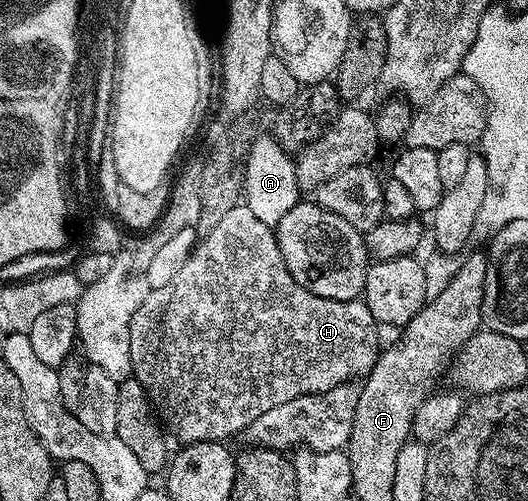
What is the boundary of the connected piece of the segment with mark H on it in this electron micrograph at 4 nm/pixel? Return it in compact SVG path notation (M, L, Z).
M242 203L233 206L231 211L227 211L227 215L223 215L223 219L219 219L216 227L211 227L209 233L204 234L193 246L193 254L187 259L187 263L183 263L183 268L176 273L171 279L171 283L167 283L167 287L159 287L158 289L149 289L145 297L138 304L138 309L131 319L131 367L133 368L132 376L144 387L148 394L149 400L155 410L156 416L159 418L160 424L164 426L170 434L181 440L185 445L194 445L195 443L203 443L204 441L228 442L228 437L240 434L251 423L251 419L259 419L259 415L263 415L263 411L271 411L271 407L279 407L279 403L287 403L291 399L301 396L302 393L326 393L331 387L343 385L346 383L356 382L358 379L364 379L365 376L373 370L373 364L379 359L379 344L377 345L377 332L379 326L375 318L371 315L371 311L365 306L364 300L356 301L336 301L335 299L323 299L319 295L311 295L311 291L307 291L307 287L299 287L299 283L295 283L295 279L291 275L291 271L287 271L287 263L283 263L283 255L279 251L275 240L274 230L267 223L260 222L253 211L249 210L247 205Z

